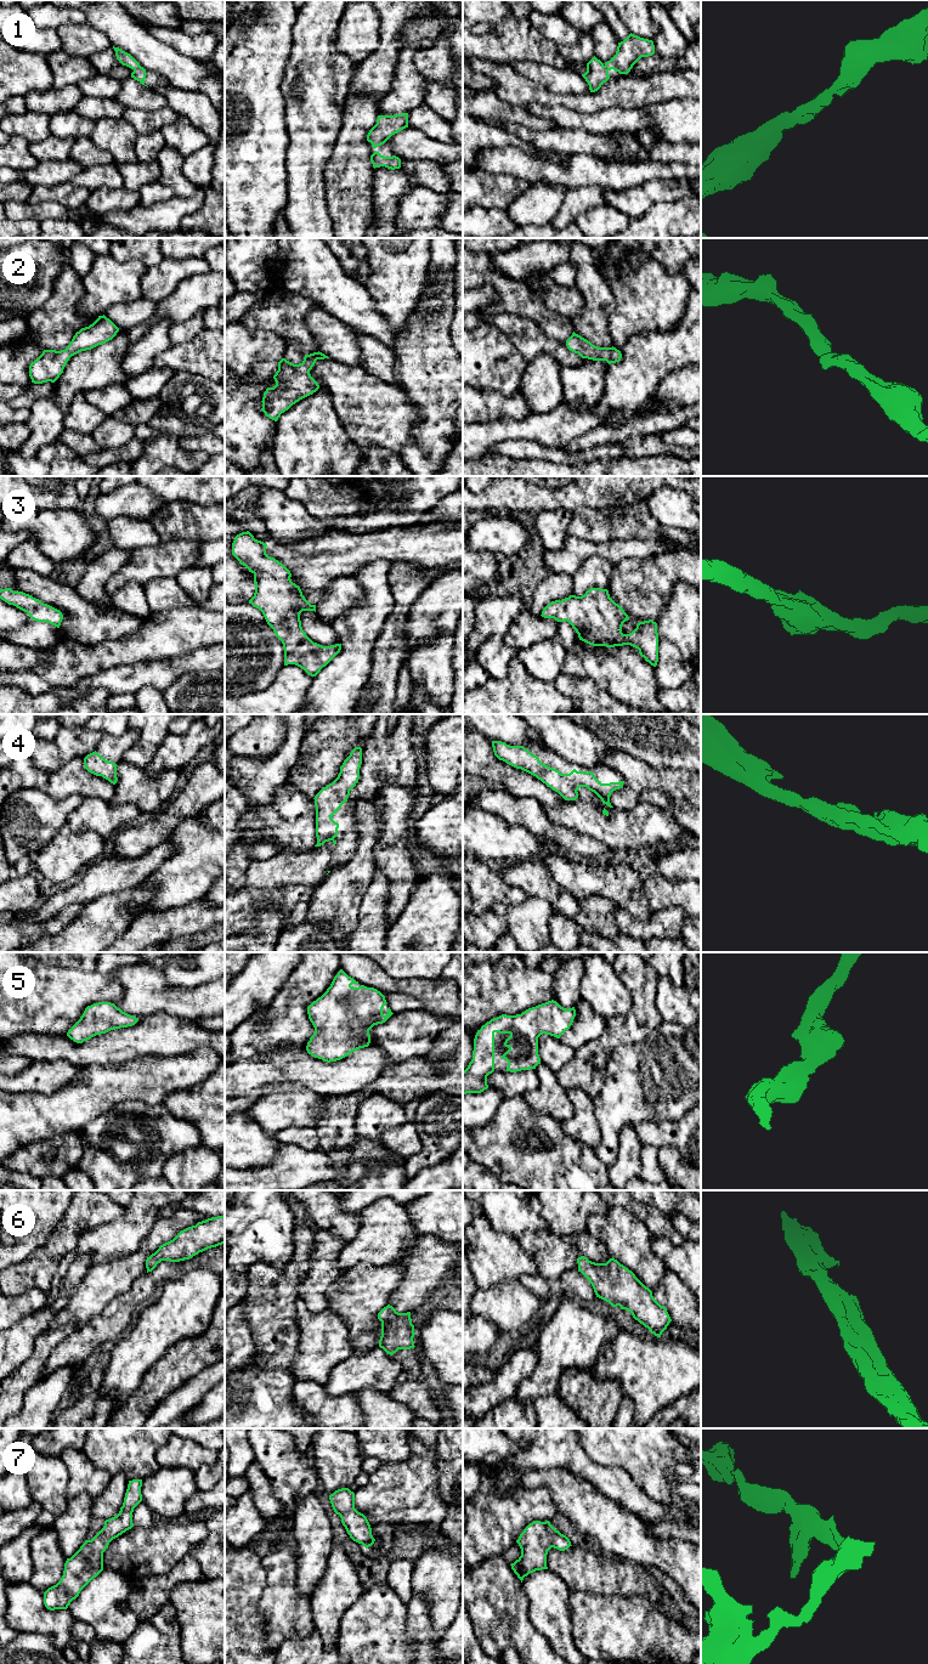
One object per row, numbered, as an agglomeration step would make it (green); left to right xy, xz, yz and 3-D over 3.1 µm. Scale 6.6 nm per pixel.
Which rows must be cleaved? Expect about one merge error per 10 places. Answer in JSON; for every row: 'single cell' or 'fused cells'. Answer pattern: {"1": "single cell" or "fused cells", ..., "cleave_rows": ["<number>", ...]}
{"1": "single cell", "2": "single cell", "3": "single cell", "4": "single cell", "5": "single cell", "6": "single cell", "7": "single cell", "cleave_rows": []}

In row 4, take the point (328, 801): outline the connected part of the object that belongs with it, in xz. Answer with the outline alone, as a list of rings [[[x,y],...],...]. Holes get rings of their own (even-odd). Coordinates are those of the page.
[[[355,747],[340,766],[338,777],[315,796],[317,837],[315,847],[329,841],[336,844],[334,838],[338,837],[339,823],[332,816],[347,802],[350,791],[358,782],[361,764],[362,748]]]

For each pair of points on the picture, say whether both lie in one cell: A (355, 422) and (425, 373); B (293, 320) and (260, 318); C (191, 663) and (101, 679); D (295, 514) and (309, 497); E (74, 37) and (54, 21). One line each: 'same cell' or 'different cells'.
A: different cells
B: same cell
C: same cell
D: different cells
E: different cells

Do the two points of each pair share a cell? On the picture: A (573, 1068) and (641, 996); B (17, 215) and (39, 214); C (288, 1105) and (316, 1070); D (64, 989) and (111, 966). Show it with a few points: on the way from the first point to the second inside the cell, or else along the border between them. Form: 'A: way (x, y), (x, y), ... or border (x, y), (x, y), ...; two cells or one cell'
A: way (594, 1050), (603, 1048), (634, 1017); one cell
B: way (22, 213), (34, 213); one cell
C: border (275, 1092), (307, 1088), (324, 1097); two cells
D: border (96, 969), (108, 975); two cells

